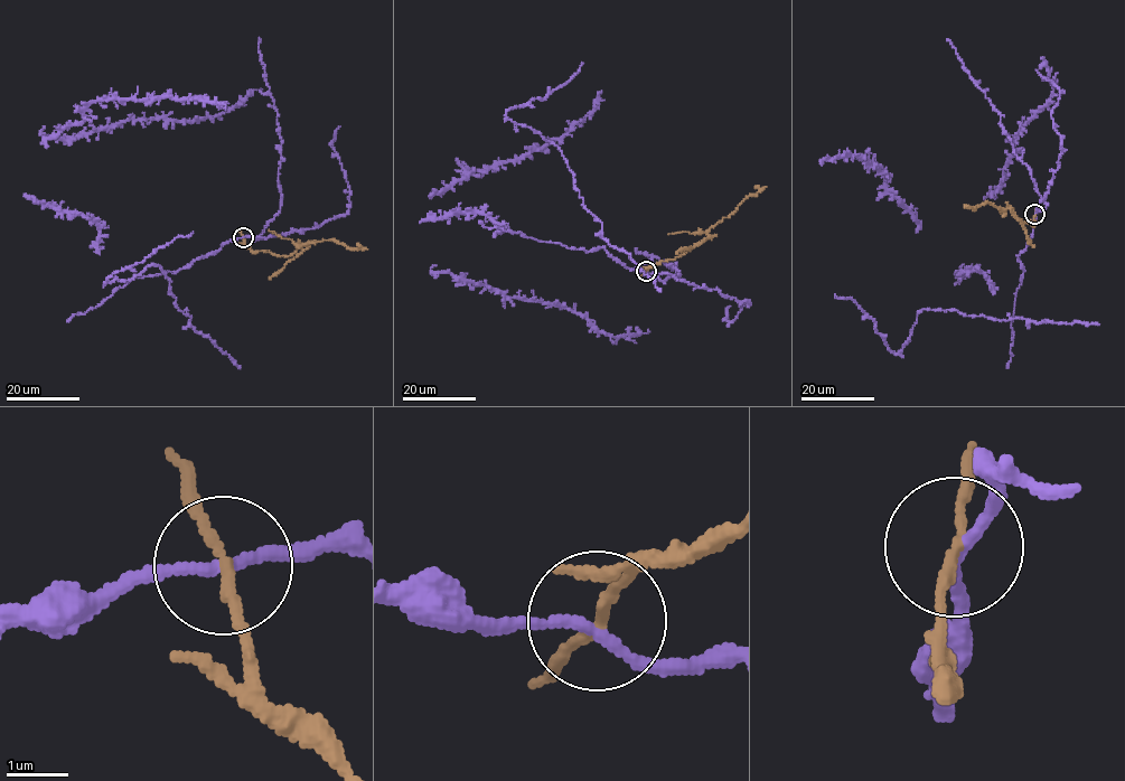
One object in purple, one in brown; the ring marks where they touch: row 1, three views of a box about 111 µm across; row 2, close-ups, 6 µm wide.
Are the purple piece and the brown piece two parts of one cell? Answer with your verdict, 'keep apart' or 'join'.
keep apart

